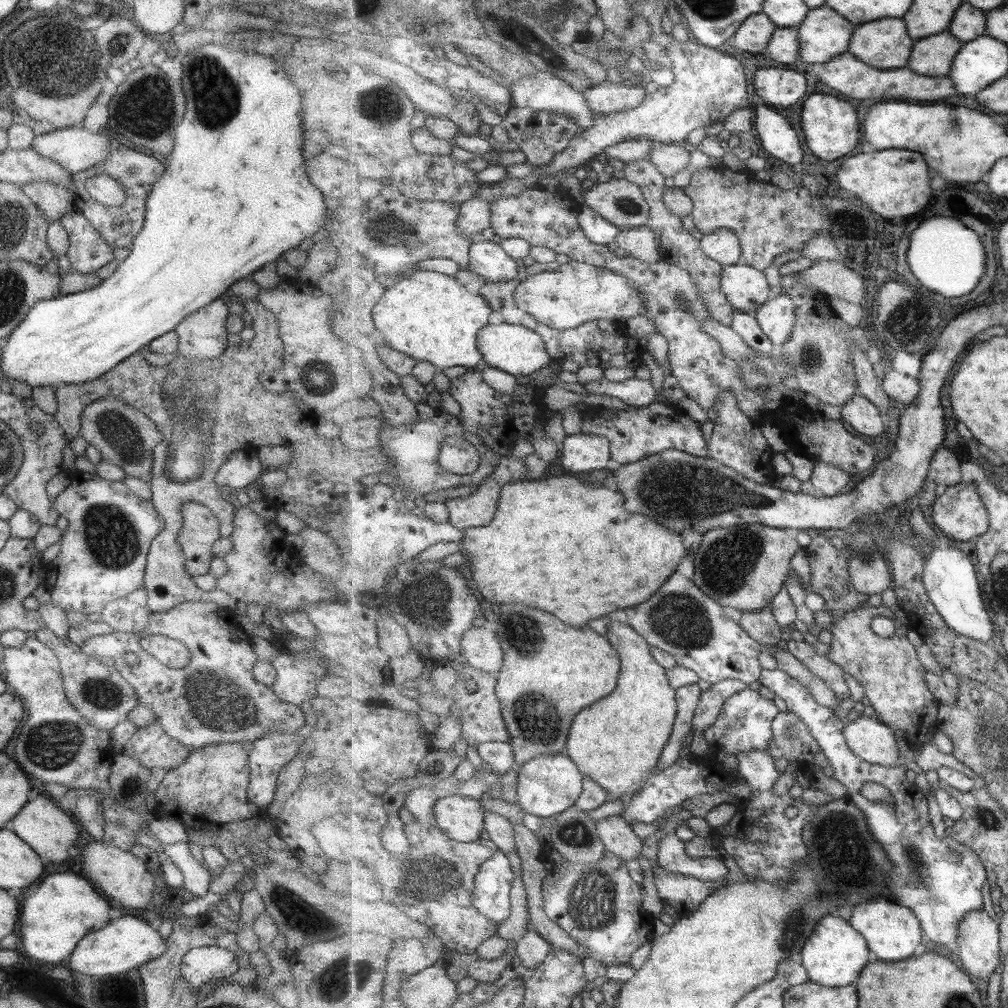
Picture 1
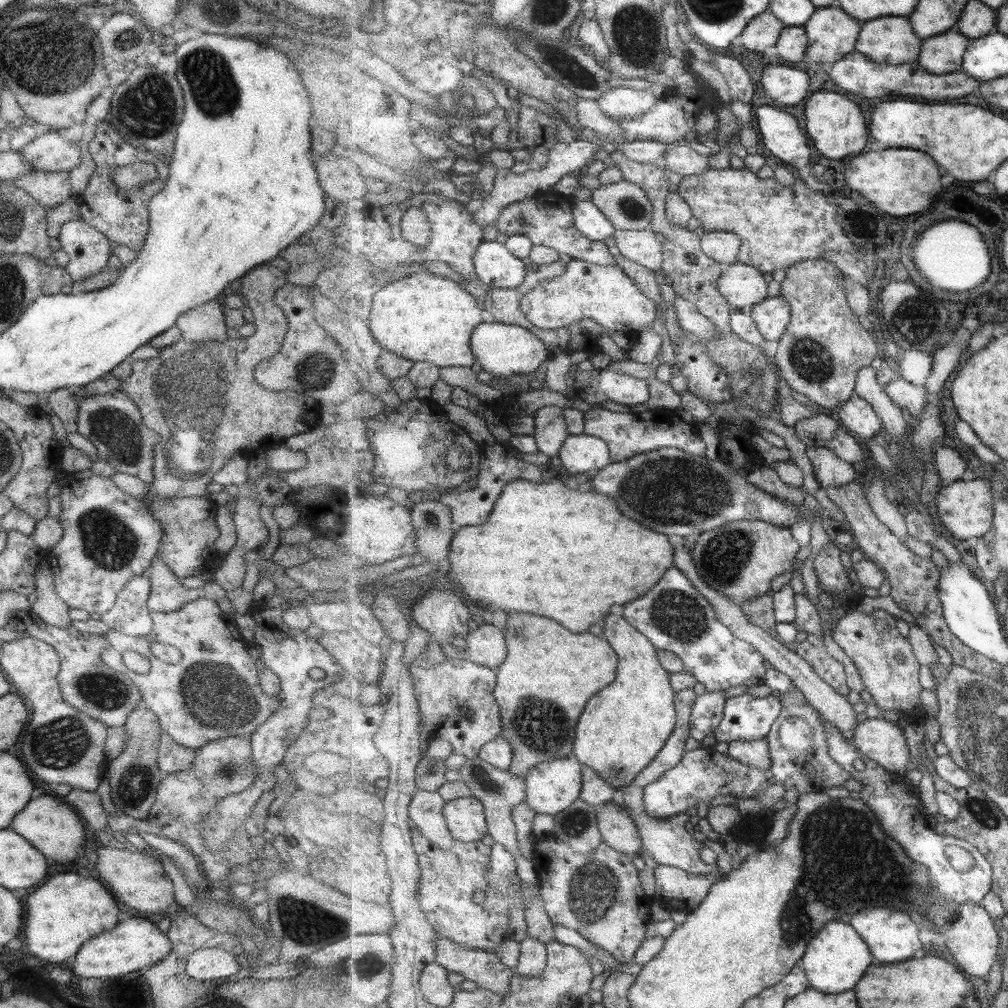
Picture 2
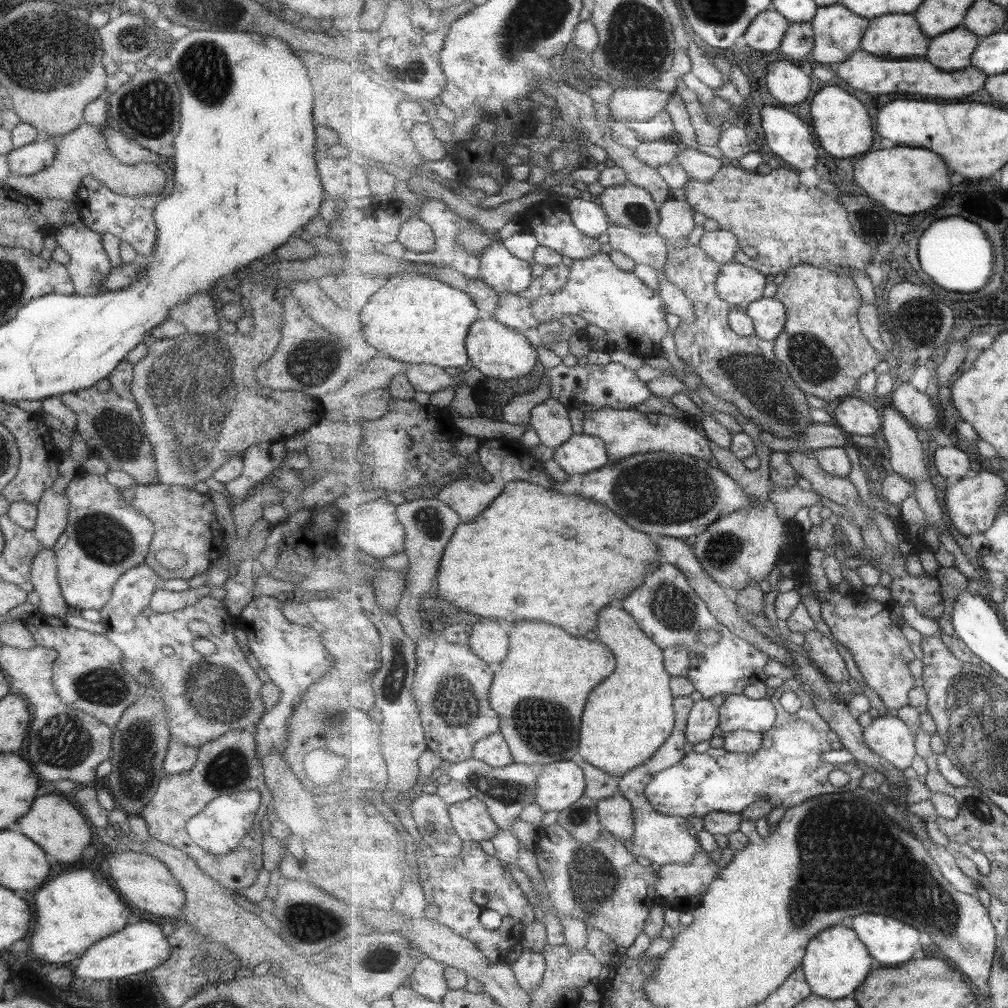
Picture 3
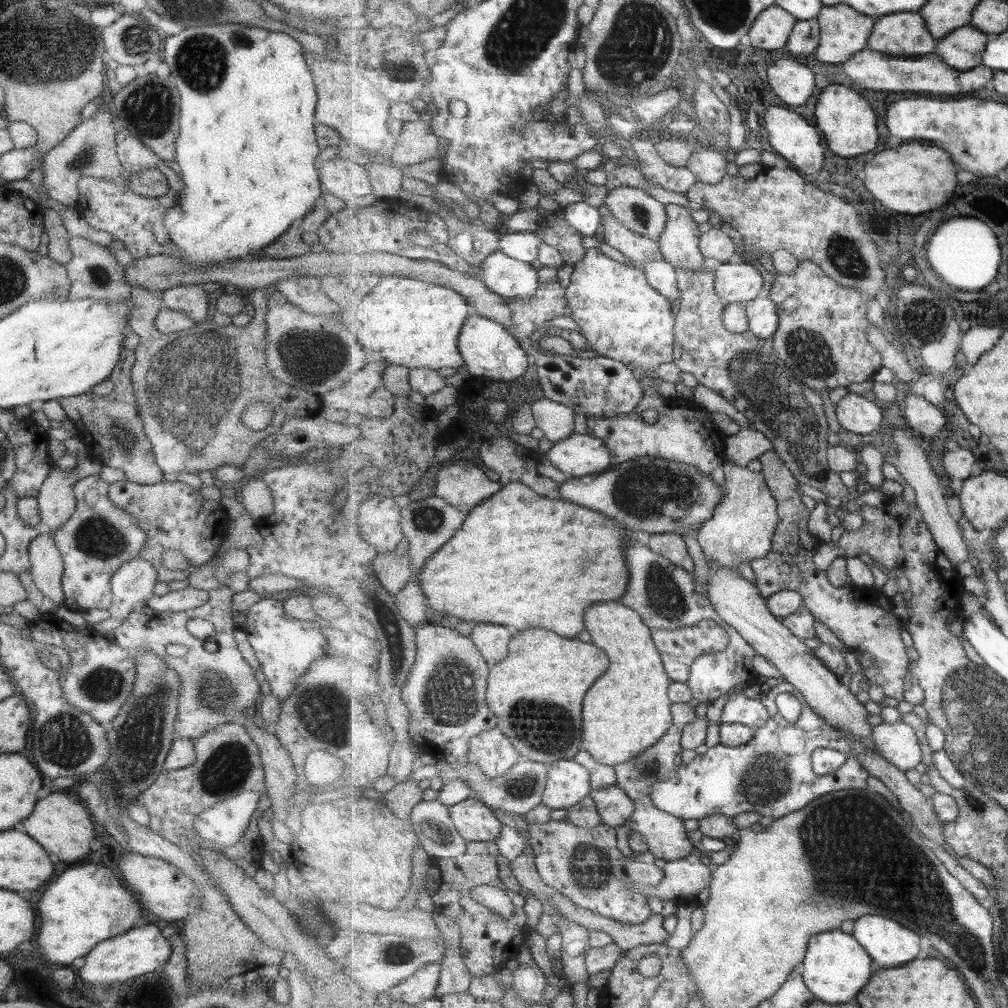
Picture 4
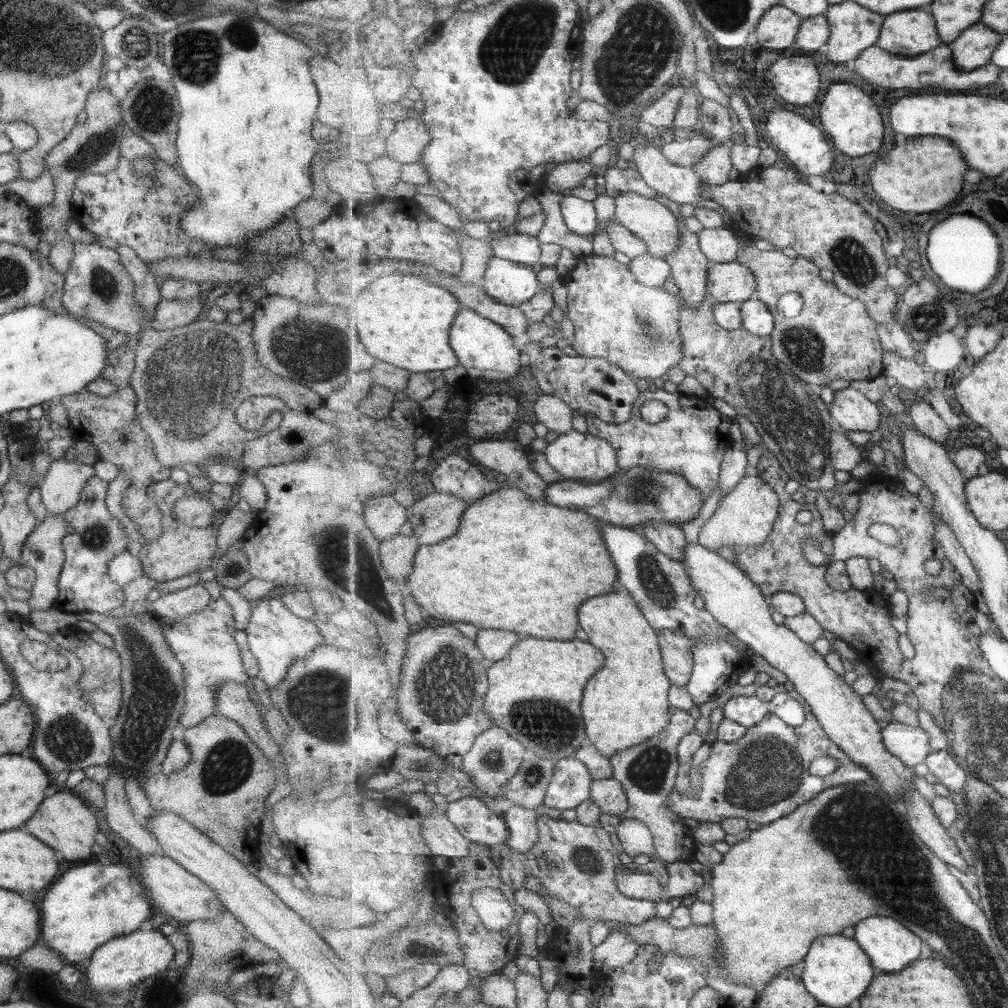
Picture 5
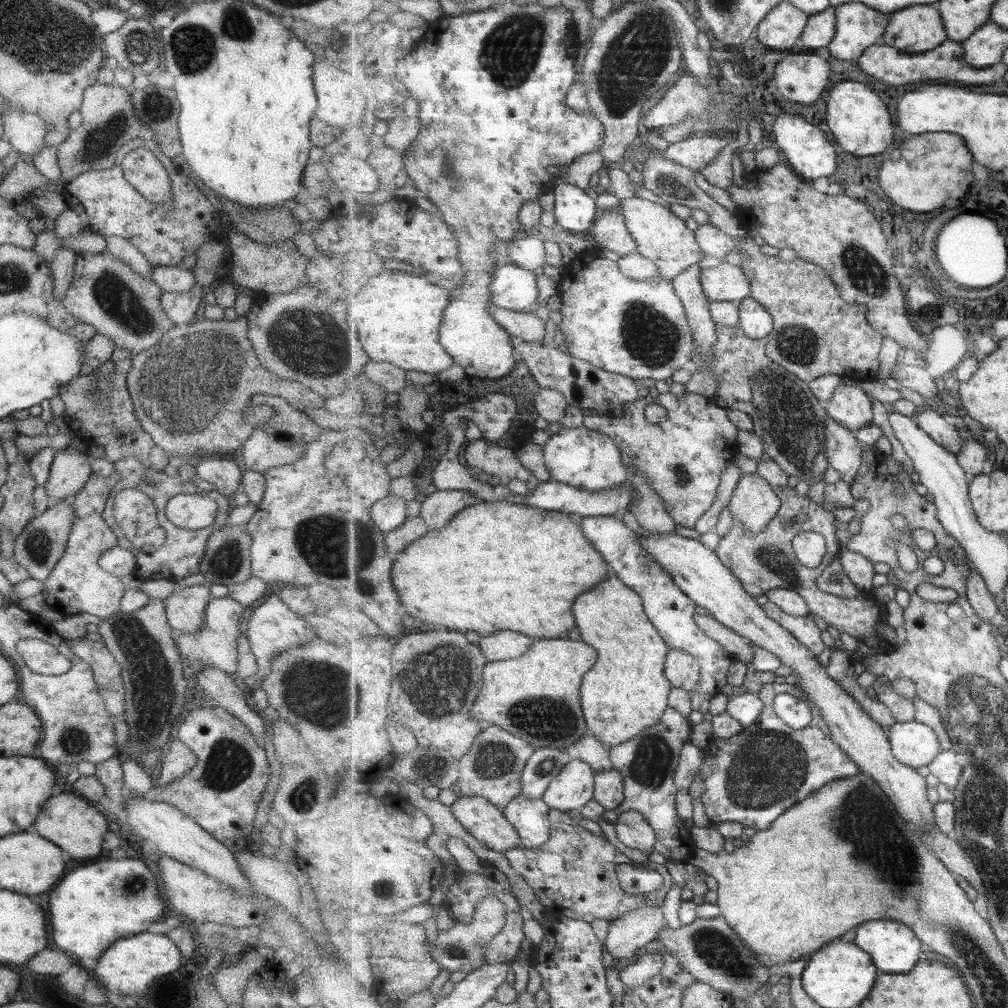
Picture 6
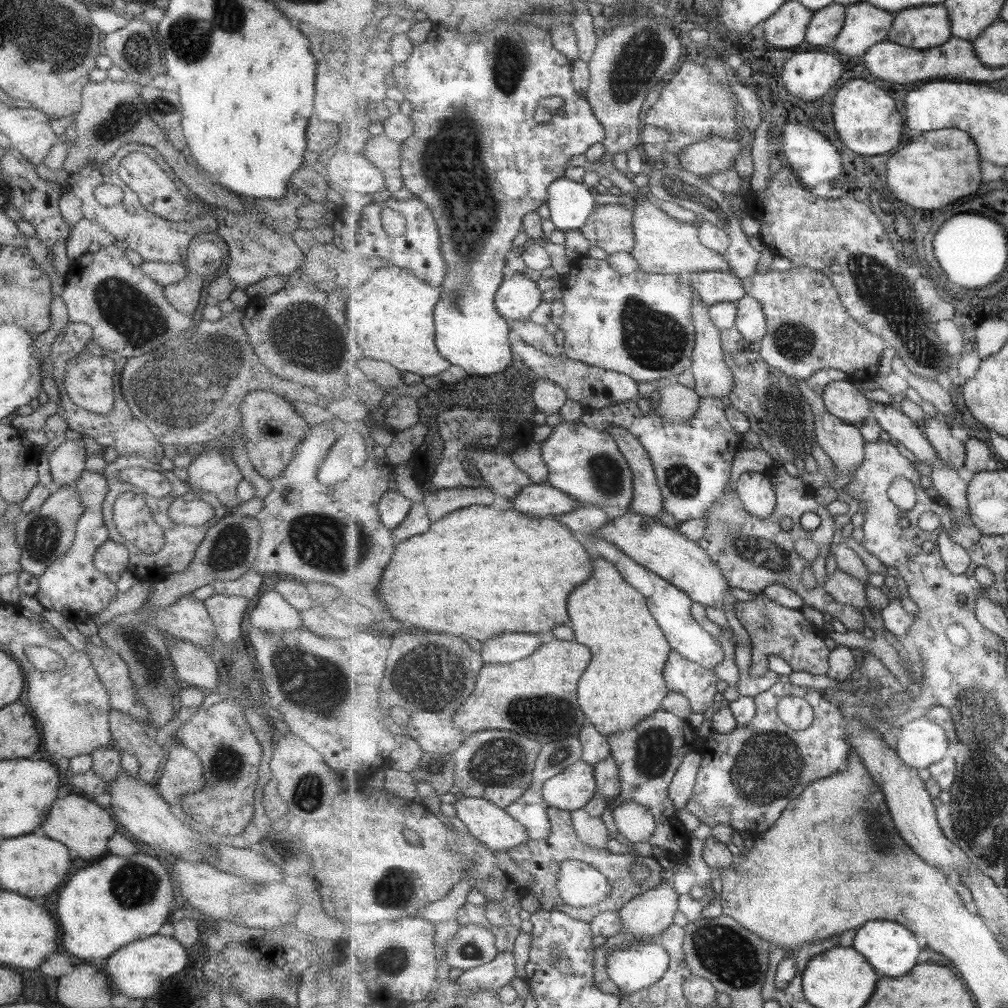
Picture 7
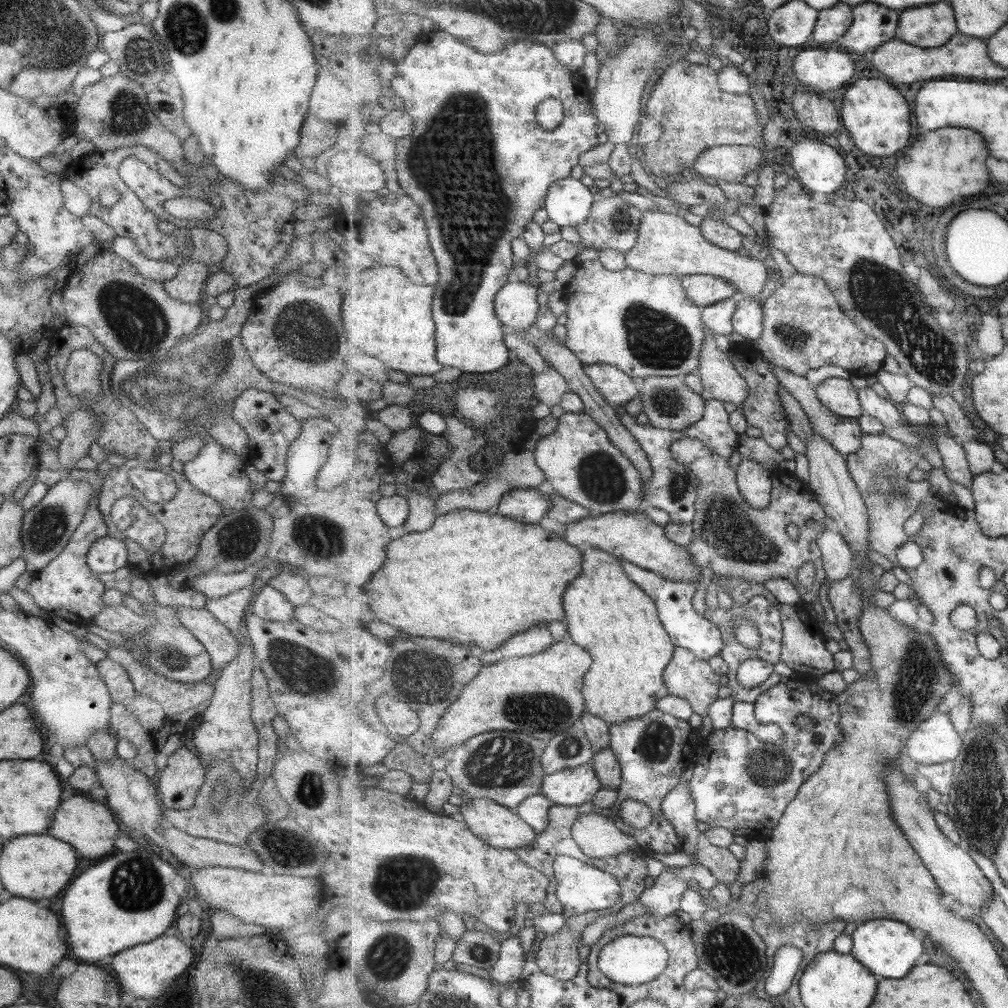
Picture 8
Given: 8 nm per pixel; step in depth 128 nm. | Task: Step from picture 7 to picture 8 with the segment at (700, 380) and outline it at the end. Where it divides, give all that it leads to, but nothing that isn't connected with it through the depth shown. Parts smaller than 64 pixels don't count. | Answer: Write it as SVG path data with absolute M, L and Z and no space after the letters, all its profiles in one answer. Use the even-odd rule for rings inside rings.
M707 327L706 344L704 344L700 368L697 372L702 376L704 389L702 398L707 402L718 399L733 403L737 410L743 412L745 401L749 397L750 384L736 369L727 353L721 352L713 332Z

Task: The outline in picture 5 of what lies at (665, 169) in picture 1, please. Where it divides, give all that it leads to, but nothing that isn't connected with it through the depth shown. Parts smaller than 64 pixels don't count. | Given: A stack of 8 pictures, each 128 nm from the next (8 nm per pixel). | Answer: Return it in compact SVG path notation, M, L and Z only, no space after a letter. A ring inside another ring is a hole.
M718 144L694 167L702 183L707 185L725 185L729 183L733 169L731 144Z

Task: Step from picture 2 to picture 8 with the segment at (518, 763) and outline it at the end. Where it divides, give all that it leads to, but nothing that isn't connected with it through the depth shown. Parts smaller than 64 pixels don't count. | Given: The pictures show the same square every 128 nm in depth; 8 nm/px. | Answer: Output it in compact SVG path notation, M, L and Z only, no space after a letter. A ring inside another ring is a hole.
M559 642L545 653L523 658L507 658L485 666L463 689L460 698L433 732L433 749L448 751L470 738L490 731L513 731L550 741L580 723L586 711L583 687L593 657L585 648Z

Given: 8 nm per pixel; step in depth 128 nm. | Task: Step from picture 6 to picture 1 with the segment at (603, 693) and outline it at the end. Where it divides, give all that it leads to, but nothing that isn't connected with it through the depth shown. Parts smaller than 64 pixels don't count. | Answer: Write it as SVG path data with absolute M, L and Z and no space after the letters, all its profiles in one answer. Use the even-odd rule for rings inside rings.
M611 622L607 626L606 637L611 645L618 650L622 658L622 671L619 675L618 685L611 693L611 696L591 704L585 708L573 724L571 730L571 740L567 744L565 754L578 764L580 771L593 780L596 780L610 794L610 801L620 796L635 796L645 784L656 765L662 758L664 748L670 741L674 732L674 725L678 716L678 699L676 690L670 685L667 671L663 665L651 655L651 646L644 636L641 636L633 629L628 622Z

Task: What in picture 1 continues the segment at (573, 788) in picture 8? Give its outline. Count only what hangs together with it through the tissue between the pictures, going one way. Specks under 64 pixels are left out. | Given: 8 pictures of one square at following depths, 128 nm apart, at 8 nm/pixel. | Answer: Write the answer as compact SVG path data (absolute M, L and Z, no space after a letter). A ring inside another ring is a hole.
M544 754L532 758L530 762L518 767L518 793L519 804L529 814L547 818L555 817L568 808L571 808L579 800L584 791L584 774L580 771L578 764L567 754Z

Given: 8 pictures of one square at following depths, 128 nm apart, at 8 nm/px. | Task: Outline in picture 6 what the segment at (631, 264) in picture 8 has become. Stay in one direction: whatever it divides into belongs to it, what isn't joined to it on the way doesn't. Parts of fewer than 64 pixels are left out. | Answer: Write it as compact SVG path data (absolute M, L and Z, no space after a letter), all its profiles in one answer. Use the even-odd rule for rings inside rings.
M635 196L621 201L621 210L631 236L637 241L637 252L657 263L660 275L667 280L673 281L676 276L685 272L690 266L699 265L705 258L695 240L695 232L689 230L685 219L675 216L669 207Z

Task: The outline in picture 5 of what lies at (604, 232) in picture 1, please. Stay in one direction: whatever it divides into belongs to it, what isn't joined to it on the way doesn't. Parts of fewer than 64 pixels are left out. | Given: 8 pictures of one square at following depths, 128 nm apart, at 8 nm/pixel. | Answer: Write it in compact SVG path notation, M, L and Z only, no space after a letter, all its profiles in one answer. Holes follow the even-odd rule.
M563 196L562 213L568 227L579 236L591 238L597 228L598 214L594 201L587 201L575 196Z

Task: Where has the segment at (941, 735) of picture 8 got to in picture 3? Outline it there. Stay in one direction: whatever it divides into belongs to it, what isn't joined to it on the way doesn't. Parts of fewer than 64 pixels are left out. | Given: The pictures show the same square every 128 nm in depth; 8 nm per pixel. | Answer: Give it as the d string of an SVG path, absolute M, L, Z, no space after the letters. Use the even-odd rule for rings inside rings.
M886 715L873 720L864 729L864 737L878 755L891 761L899 770L909 768L918 755L911 728L896 716Z

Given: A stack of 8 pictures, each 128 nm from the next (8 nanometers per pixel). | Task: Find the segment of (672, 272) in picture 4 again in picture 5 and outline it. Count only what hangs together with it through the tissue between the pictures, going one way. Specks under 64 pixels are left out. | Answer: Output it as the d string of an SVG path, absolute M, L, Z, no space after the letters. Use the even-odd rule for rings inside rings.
M650 254L633 259L628 267L635 278L648 287L663 287L665 281L672 276L672 268L669 262Z

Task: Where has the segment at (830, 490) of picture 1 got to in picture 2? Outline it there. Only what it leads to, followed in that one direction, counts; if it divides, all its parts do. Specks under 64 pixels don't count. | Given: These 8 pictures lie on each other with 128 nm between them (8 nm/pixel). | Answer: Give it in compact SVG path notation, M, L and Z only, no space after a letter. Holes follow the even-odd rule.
M808 447L806 454L813 464L815 479L821 488L843 486L857 478L857 467L838 457L827 447Z

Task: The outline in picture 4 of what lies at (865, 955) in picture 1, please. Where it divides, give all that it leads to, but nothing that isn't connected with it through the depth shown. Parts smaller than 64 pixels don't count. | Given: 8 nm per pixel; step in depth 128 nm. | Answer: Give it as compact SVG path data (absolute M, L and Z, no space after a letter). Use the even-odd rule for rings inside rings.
M841 930L822 932L811 939L804 964L804 980L817 999L827 1004L845 1004L869 984L873 976L873 960L854 934Z

